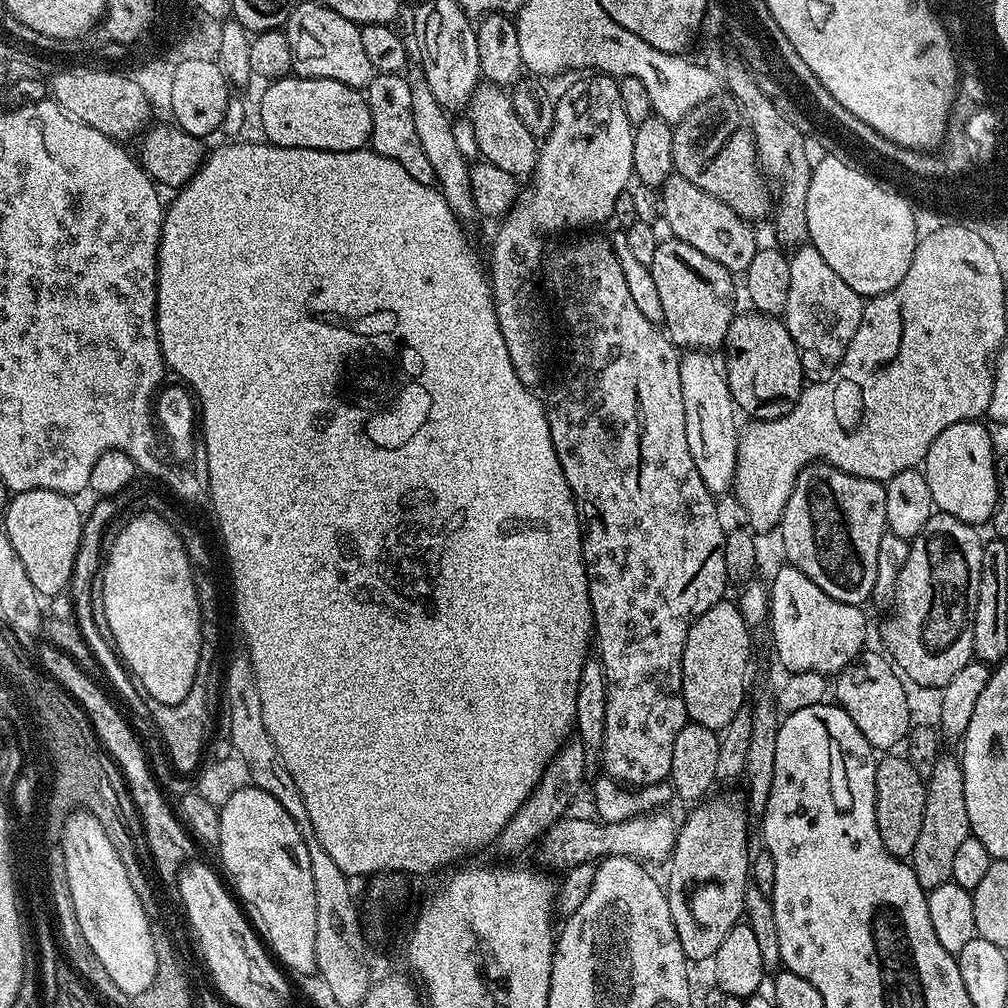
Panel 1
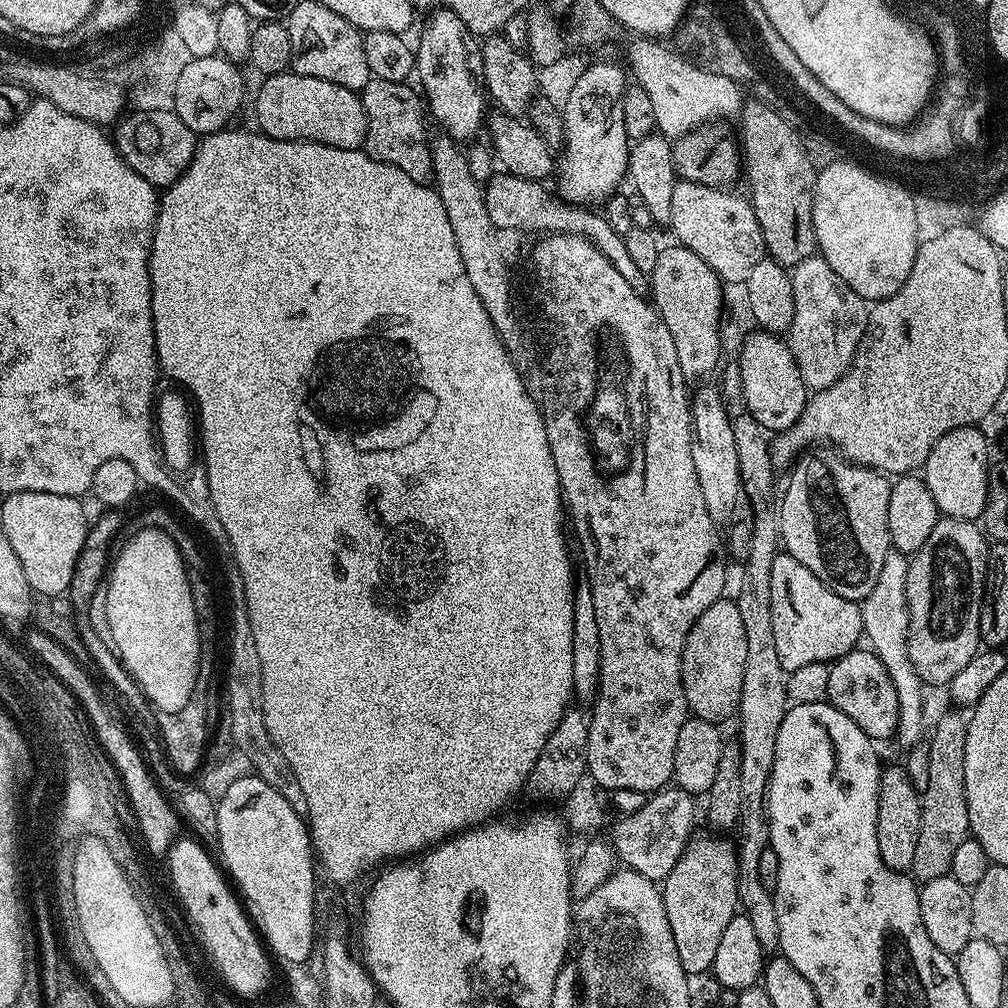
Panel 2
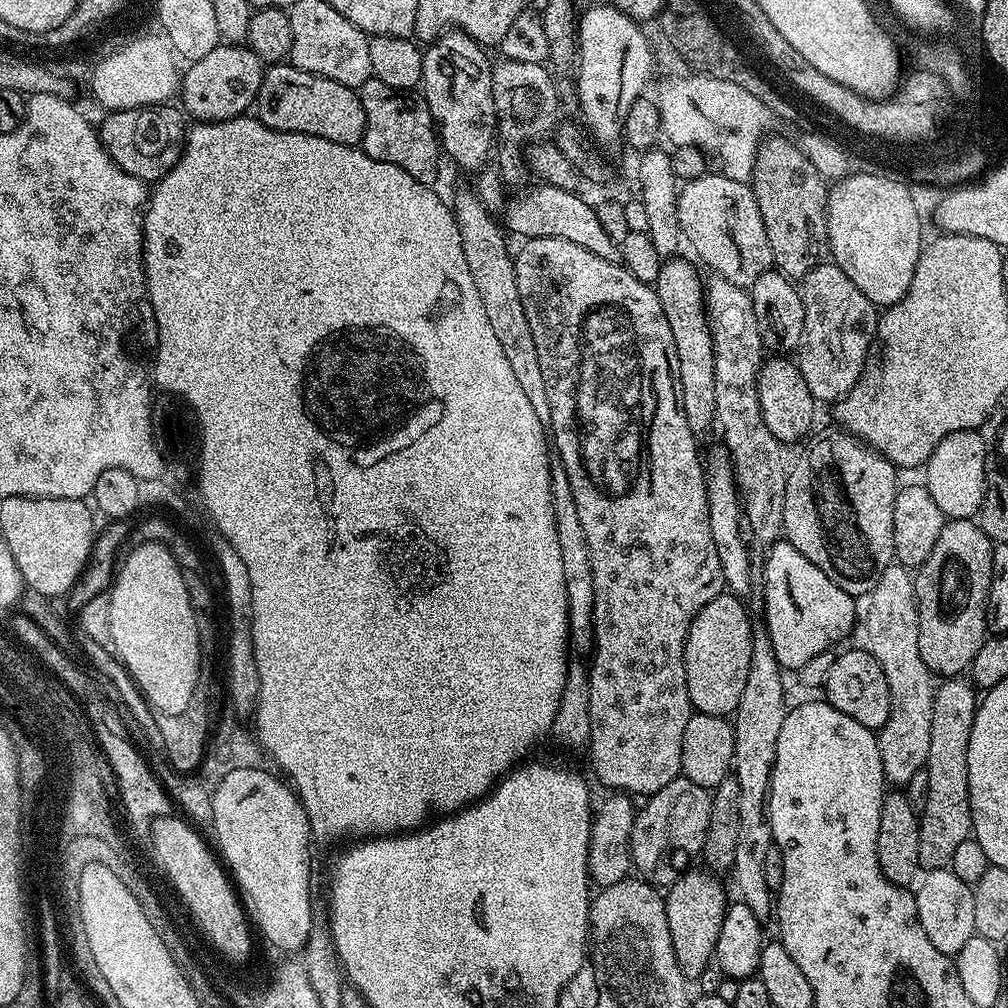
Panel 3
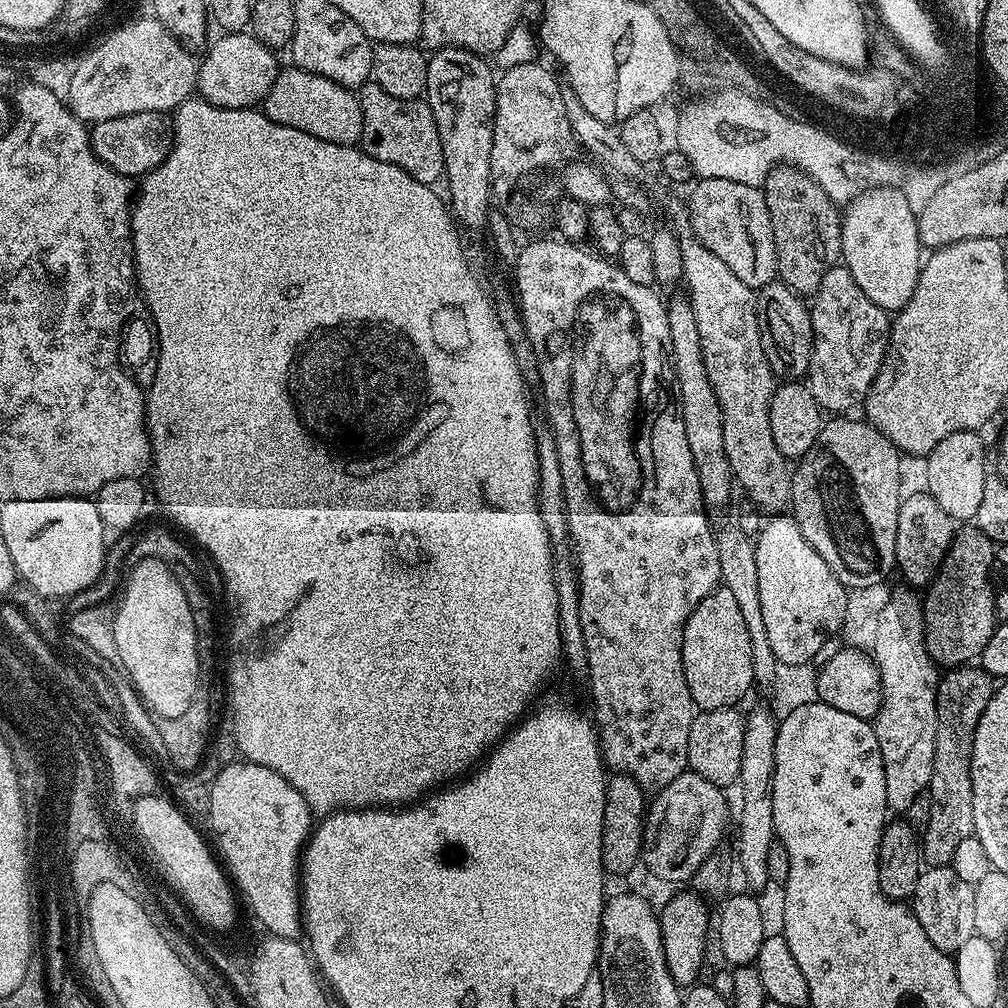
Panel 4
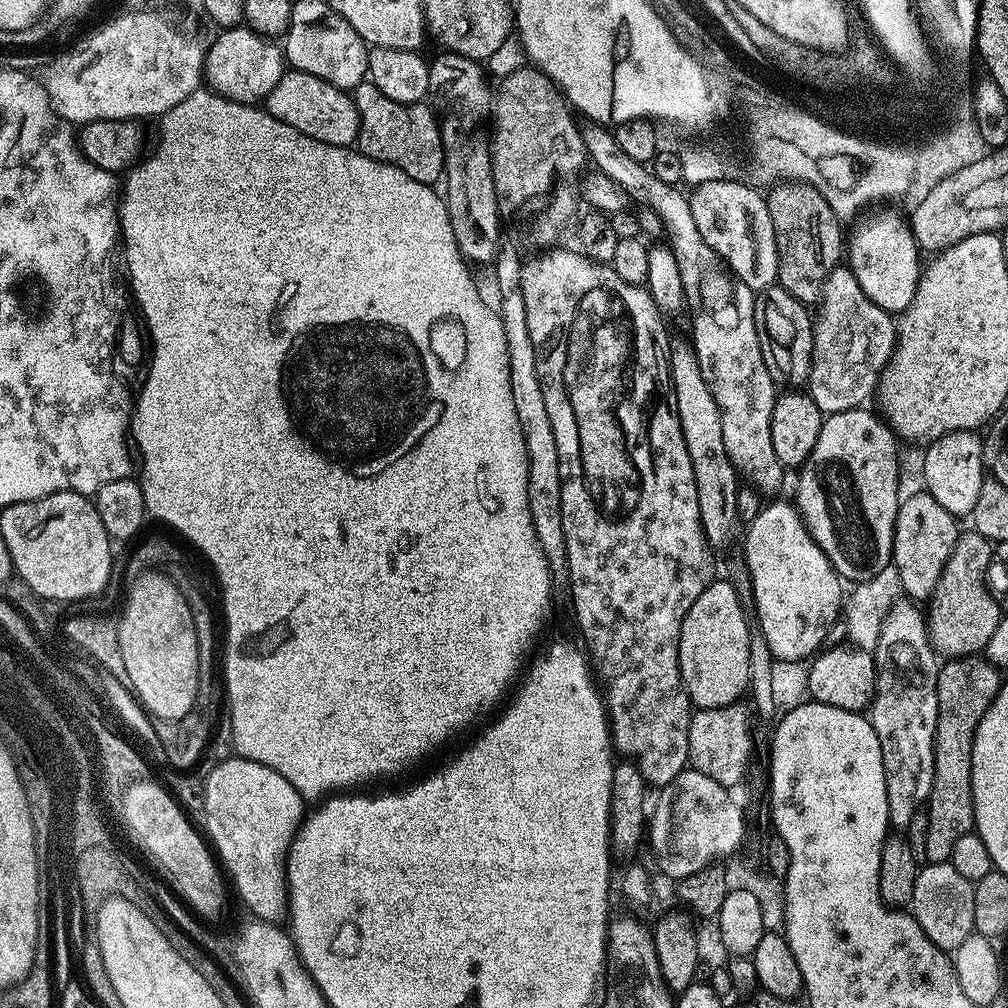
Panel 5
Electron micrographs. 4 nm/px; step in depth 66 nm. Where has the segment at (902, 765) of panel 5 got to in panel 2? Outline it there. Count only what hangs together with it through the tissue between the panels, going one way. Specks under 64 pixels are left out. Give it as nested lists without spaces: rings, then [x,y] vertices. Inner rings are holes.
[[[889,550],[882,561],[882,571],[878,573],[878,582],[874,590],[866,594],[860,604],[863,639],[868,640],[867,647],[882,662],[888,683],[894,686],[898,698],[898,718],[894,740],[904,748],[912,748],[924,732],[924,691],[926,685],[914,670],[908,653],[908,603],[906,602],[906,574],[910,560],[903,552]]]

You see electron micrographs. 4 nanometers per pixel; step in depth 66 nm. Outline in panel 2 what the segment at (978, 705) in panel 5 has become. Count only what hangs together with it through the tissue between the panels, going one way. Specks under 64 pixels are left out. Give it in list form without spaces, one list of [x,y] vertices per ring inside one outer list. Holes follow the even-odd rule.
[[[948,712],[936,724],[932,741],[928,744],[928,781],[922,784],[922,826],[918,830],[918,846],[914,849],[914,862],[910,869],[917,881],[933,880],[949,875],[952,871],[954,854],[964,840],[969,839],[968,807],[966,806],[966,734],[968,721],[965,713]]]

